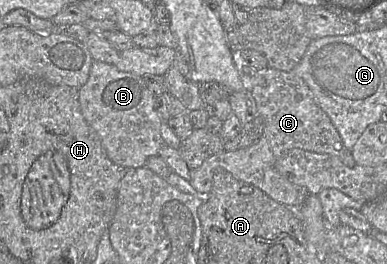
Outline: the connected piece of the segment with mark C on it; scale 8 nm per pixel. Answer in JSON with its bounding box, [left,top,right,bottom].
[189,67,356,208]

